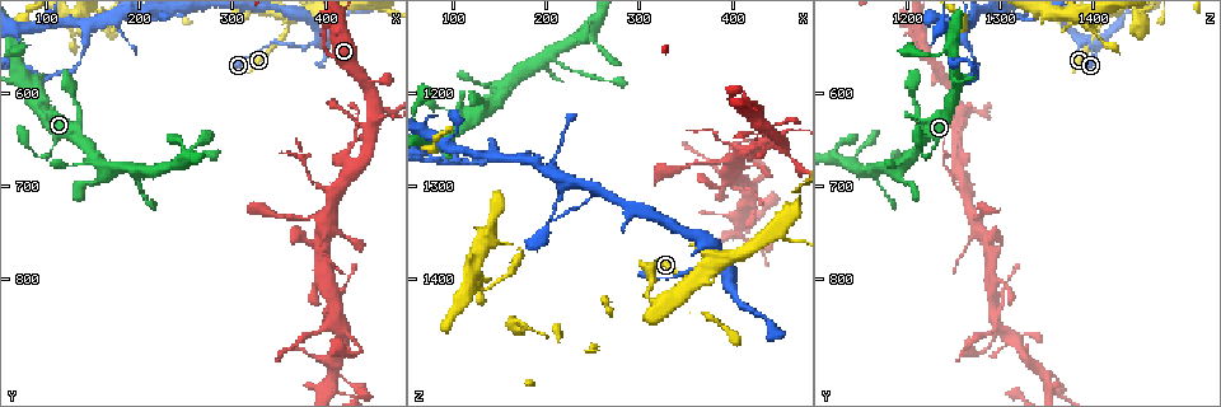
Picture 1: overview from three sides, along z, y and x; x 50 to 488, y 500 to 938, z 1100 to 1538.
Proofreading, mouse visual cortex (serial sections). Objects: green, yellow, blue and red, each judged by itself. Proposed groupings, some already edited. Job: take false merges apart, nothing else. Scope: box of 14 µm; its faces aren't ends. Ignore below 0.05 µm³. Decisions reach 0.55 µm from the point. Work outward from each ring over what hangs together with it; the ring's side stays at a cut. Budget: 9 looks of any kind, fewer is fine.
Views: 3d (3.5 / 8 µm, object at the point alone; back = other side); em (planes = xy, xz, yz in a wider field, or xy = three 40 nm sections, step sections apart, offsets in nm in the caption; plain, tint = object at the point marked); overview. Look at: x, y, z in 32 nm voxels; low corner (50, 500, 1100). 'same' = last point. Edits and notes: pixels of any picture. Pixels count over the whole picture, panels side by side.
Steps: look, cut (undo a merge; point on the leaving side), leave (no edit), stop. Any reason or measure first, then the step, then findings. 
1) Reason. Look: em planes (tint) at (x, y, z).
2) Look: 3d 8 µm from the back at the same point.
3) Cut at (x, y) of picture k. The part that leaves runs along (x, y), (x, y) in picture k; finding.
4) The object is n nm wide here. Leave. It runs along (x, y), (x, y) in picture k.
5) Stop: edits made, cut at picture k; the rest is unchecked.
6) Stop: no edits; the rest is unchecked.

Three arms meet. Look: 3d 3.5 µm at (205, 685, 1160).

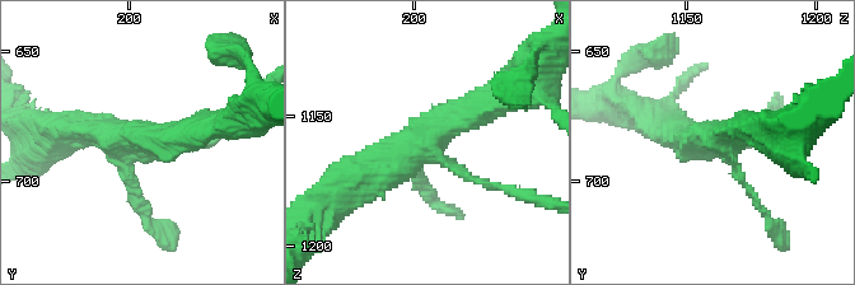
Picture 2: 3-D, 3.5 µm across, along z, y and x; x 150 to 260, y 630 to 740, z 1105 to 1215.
Now the EM. Look: em xy step 5 (tint) at (203, 683, 1162).

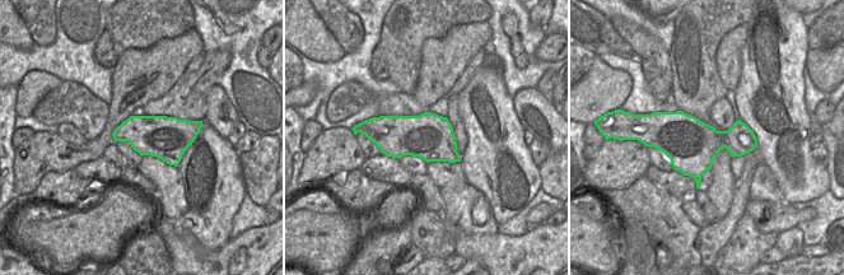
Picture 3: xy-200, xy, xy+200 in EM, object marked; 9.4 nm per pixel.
Look: em xy step 1 (tint) at the same point.

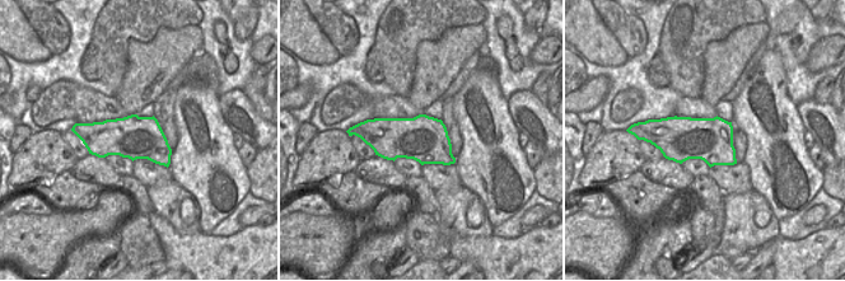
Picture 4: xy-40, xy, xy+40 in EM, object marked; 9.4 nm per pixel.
Leave. It runs along (350, 192), (447, 121), (490, 102) in picture 2; continuous, no second cell.

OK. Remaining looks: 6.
Sharp bend. Look: 3d 3.5 µm at (455, 620, 1260).

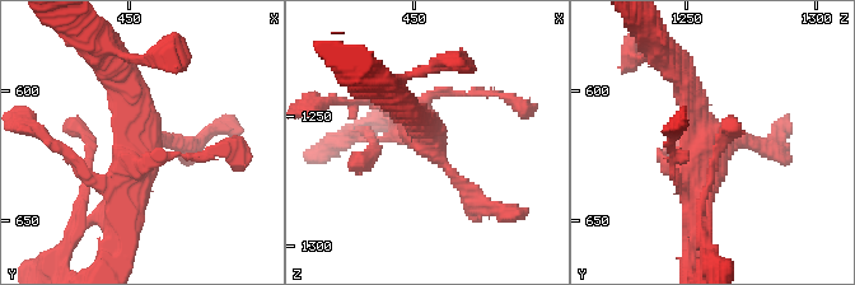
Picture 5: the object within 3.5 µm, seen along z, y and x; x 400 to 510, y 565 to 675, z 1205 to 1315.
Look: em xy step 1 (tint) at (455, 620, 1257).

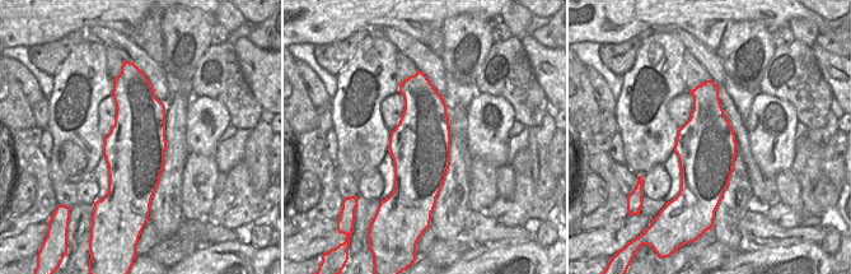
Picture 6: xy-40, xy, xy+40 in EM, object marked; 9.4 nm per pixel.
The object is 600 nm wide here. Leave. It runs along (678, 66), (704, 136), (694, 222) in picture 5; all the same cell.

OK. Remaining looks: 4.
A fork. Look: 3d 3.5 µm at (415, 705, 1260).

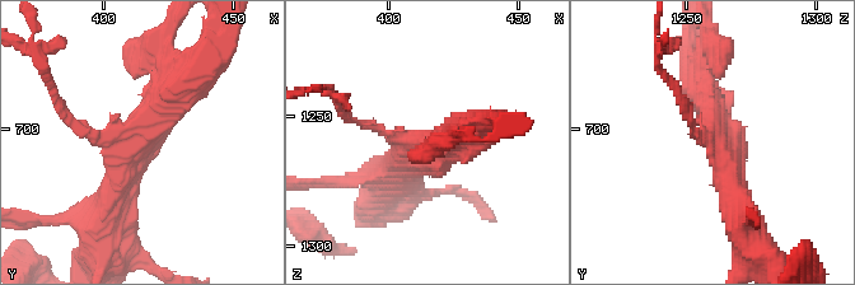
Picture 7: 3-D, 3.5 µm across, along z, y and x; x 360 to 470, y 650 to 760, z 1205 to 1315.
Look: em xy step 5 (tint) at (416, 703, 1262).

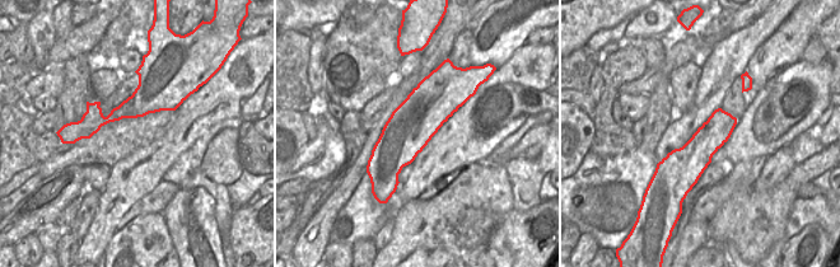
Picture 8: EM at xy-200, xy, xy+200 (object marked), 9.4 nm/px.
Leave. It runs along (194, 71), (124, 157), (107, 208) in picture 7; all the same cell.

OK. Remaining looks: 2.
Looks like a crossing. Look: 3d 3.5 µm at (405, 915, 1350).

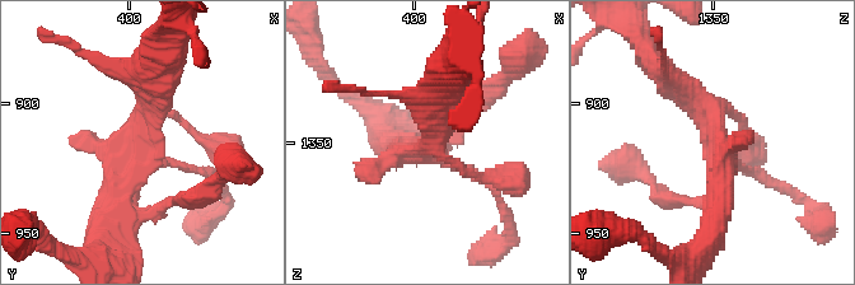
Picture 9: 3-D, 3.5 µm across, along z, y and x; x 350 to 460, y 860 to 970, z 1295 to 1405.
Look: em xy step 2 (tint) at (404, 917, 1353).

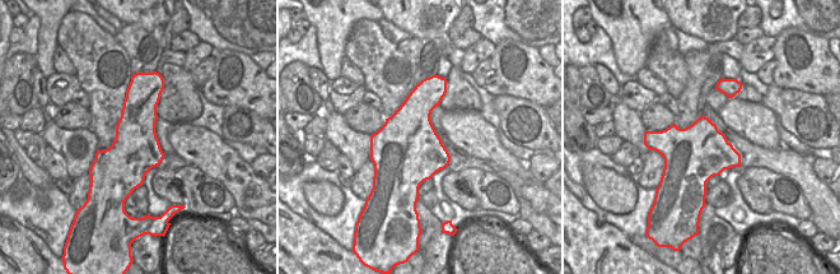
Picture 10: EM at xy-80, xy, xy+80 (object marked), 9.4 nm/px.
The object is 650 nm wide here. Leave. It runs along (153, 83), (145, 157), (98, 196) in picture 9; one cell here.

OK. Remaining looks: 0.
Stop: no edits; the rest is unchecked.

